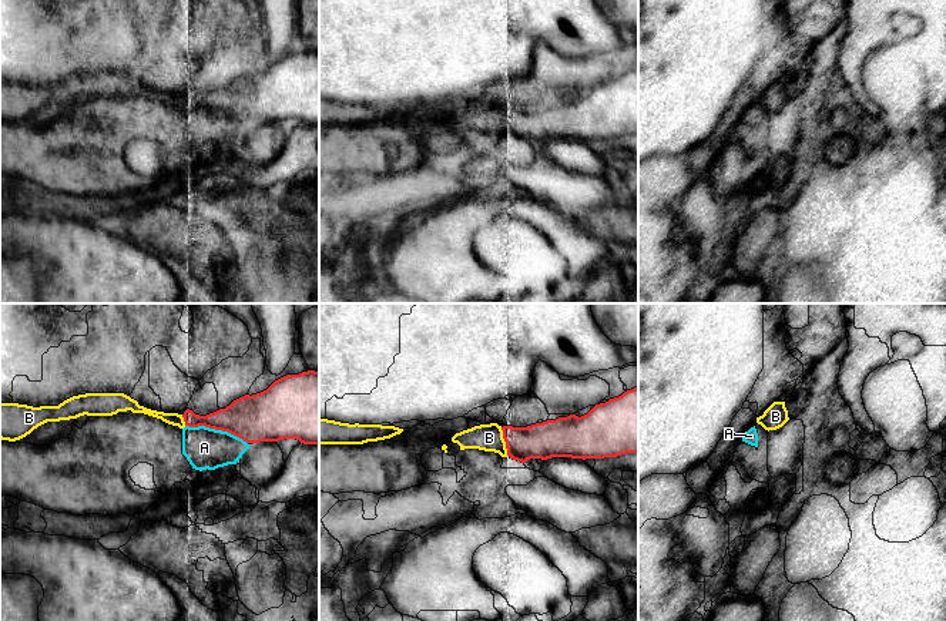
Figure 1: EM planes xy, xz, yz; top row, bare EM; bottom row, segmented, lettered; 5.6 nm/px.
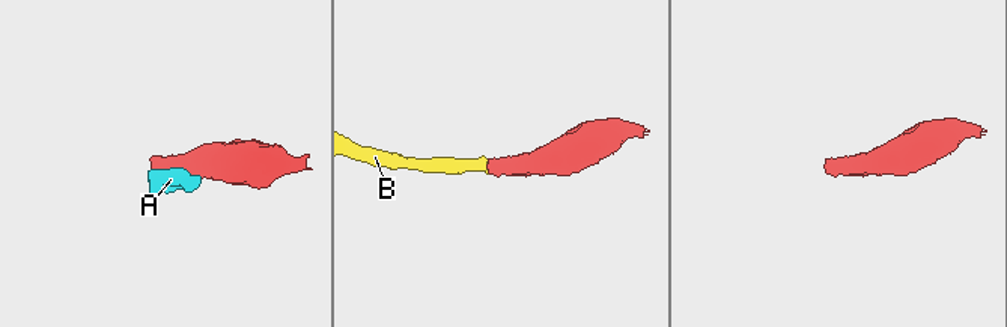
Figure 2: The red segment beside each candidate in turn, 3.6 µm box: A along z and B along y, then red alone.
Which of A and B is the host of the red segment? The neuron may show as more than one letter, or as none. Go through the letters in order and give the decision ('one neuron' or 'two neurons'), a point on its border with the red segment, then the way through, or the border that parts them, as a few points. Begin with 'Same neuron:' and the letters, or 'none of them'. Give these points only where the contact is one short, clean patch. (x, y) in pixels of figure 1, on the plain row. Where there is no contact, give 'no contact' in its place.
Same neuron: B
A: two neurons | xy (217, 110) | along xy (185, 106), (227, 111), (247, 124)
B: one neuron | xz (505, 121)

